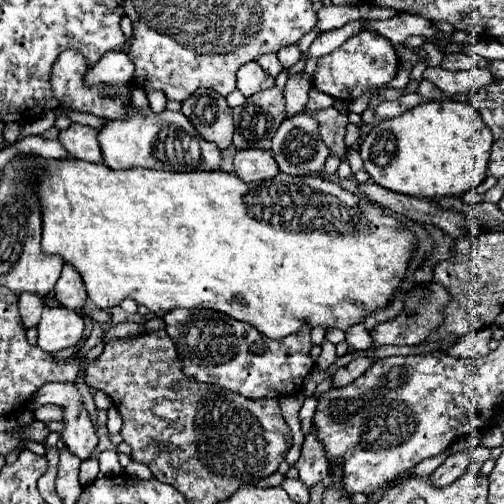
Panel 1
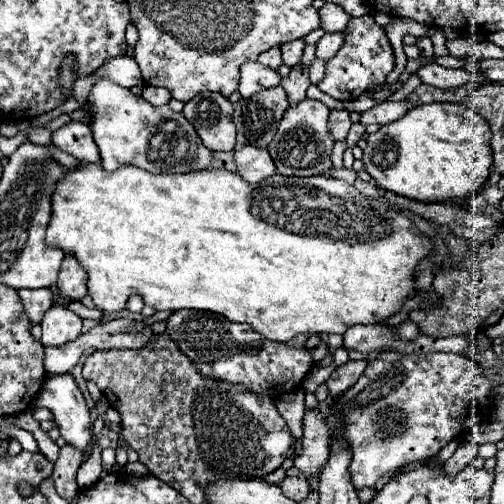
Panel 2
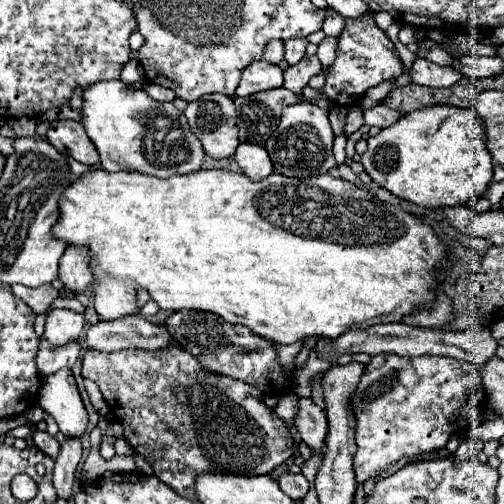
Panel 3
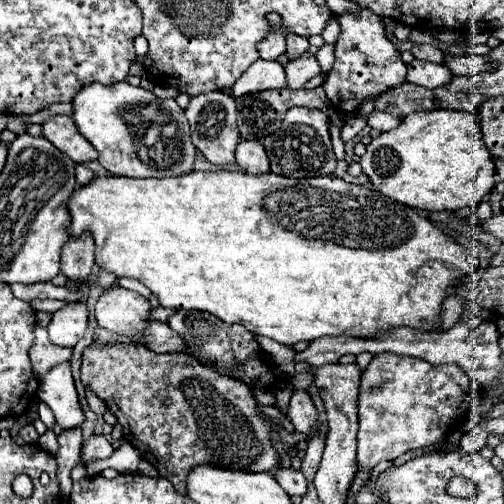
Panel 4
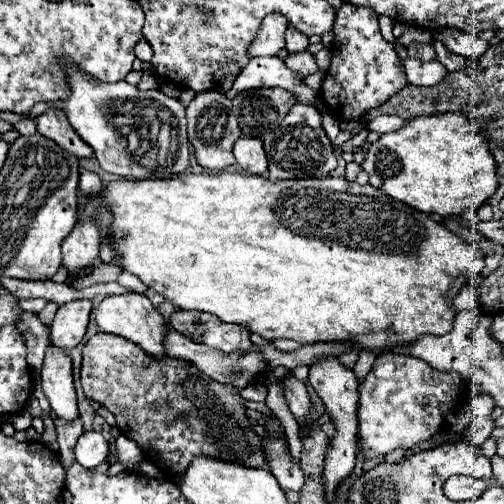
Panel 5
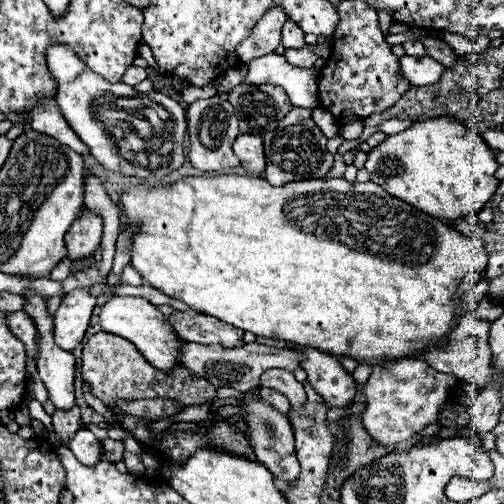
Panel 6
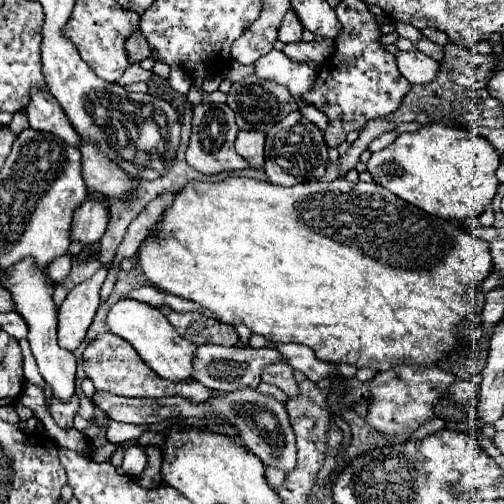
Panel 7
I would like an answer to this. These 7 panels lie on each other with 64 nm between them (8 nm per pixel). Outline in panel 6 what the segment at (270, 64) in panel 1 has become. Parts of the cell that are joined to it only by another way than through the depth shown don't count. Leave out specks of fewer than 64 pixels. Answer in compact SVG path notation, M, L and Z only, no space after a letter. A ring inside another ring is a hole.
M270 8L262 16L262 20L258 20L256 28L252 30L252 36L248 36L248 40L244 40L240 48L236 48L240 60L246 64L248 60L276 52L276 48L282 44L284 22L286 22L284 12L280 8Z

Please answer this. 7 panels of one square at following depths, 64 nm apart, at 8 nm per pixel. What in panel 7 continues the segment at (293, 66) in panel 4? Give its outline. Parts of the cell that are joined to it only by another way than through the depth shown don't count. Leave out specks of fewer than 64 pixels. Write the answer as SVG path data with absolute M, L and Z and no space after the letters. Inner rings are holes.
M316 40L316 42L300 42L284 46L284 54L294 62L324 62L334 50L332 40Z

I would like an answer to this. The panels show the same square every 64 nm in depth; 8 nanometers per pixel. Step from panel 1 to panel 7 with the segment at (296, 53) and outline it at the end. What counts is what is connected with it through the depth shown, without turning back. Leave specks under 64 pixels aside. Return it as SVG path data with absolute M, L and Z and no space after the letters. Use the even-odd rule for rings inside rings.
M288 10L288 14L282 20L280 32L278 32L278 40L284 44L298 44L302 40L302 24L300 20L296 20L296 14L292 10Z

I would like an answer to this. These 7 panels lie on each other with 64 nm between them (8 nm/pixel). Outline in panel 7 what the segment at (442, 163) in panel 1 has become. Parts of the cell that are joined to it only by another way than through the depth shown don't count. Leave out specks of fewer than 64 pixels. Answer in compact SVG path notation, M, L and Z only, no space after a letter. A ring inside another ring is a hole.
M424 124L416 132L404 132L396 136L396 140L384 150L372 152L366 166L368 166L368 172L374 176L374 182L382 184L386 190L414 204L416 208L444 220L466 220L472 216L480 216L484 208L492 202L498 188L496 168L500 166L500 156L486 138L472 134L466 128L452 128L444 124Z

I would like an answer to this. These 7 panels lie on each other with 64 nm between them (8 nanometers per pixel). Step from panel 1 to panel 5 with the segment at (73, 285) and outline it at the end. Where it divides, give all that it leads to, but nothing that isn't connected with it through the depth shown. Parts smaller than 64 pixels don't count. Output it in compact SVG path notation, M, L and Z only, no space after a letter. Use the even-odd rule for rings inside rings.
M96 222L76 224L62 244L62 266L76 274L94 264L100 250L100 230Z

